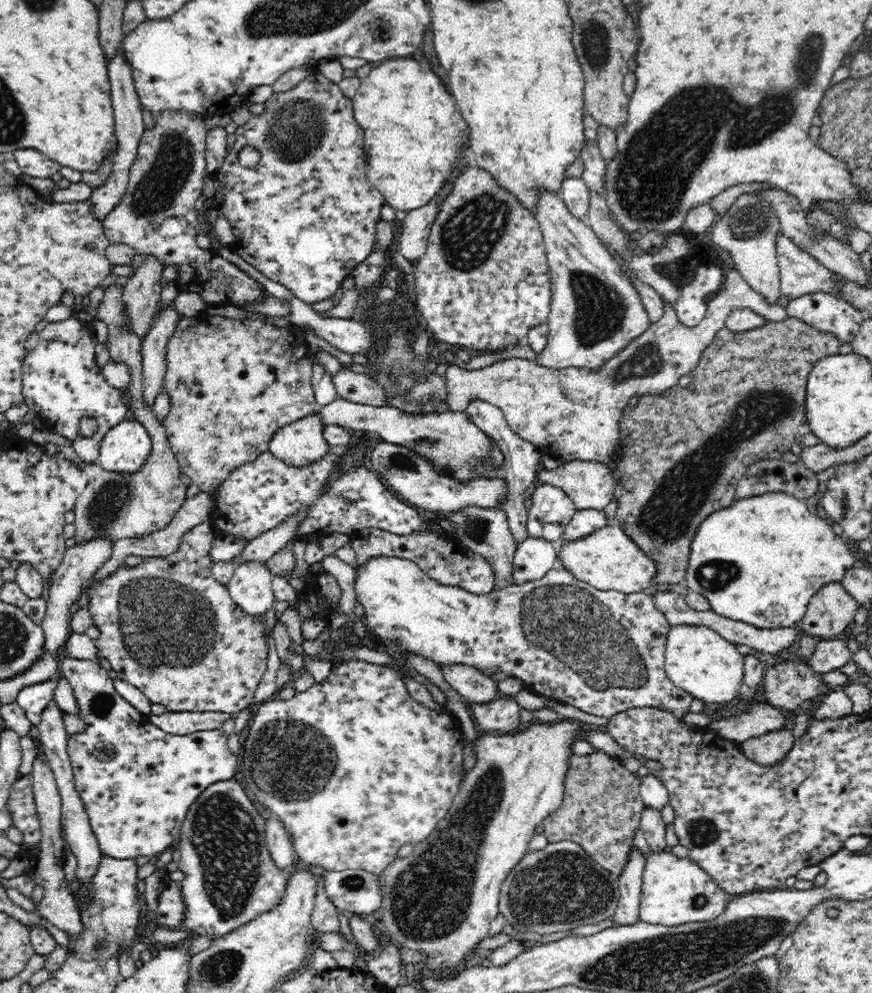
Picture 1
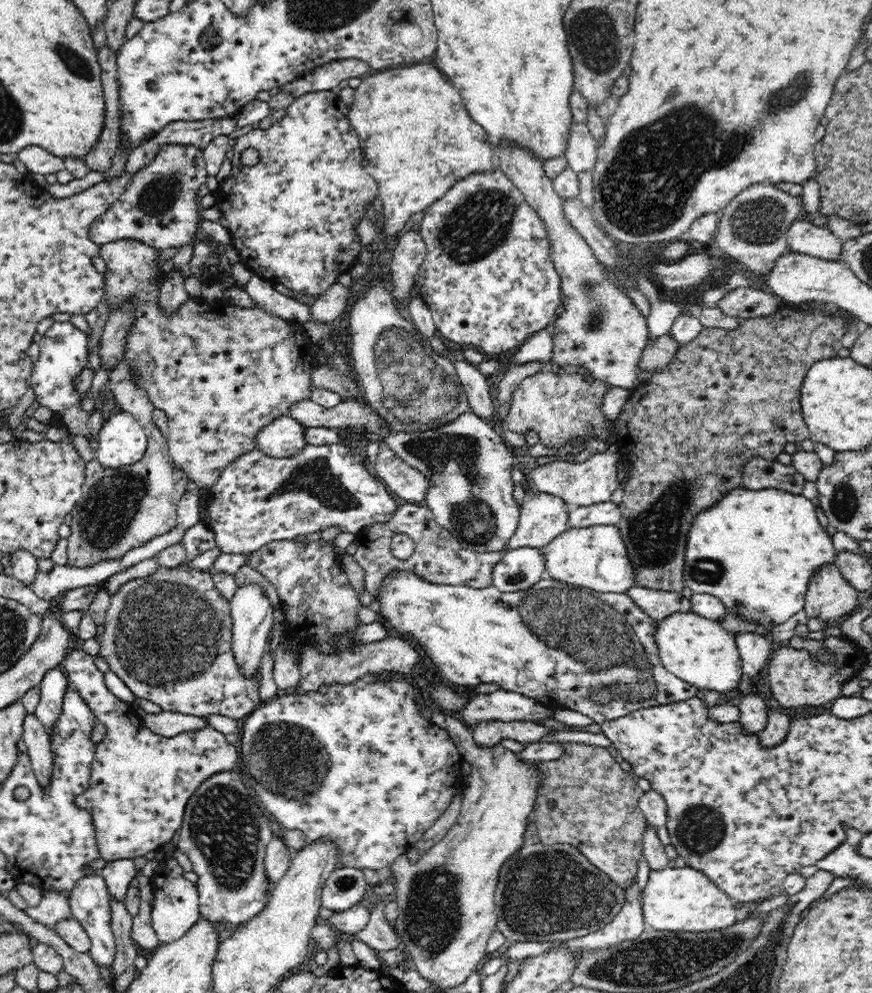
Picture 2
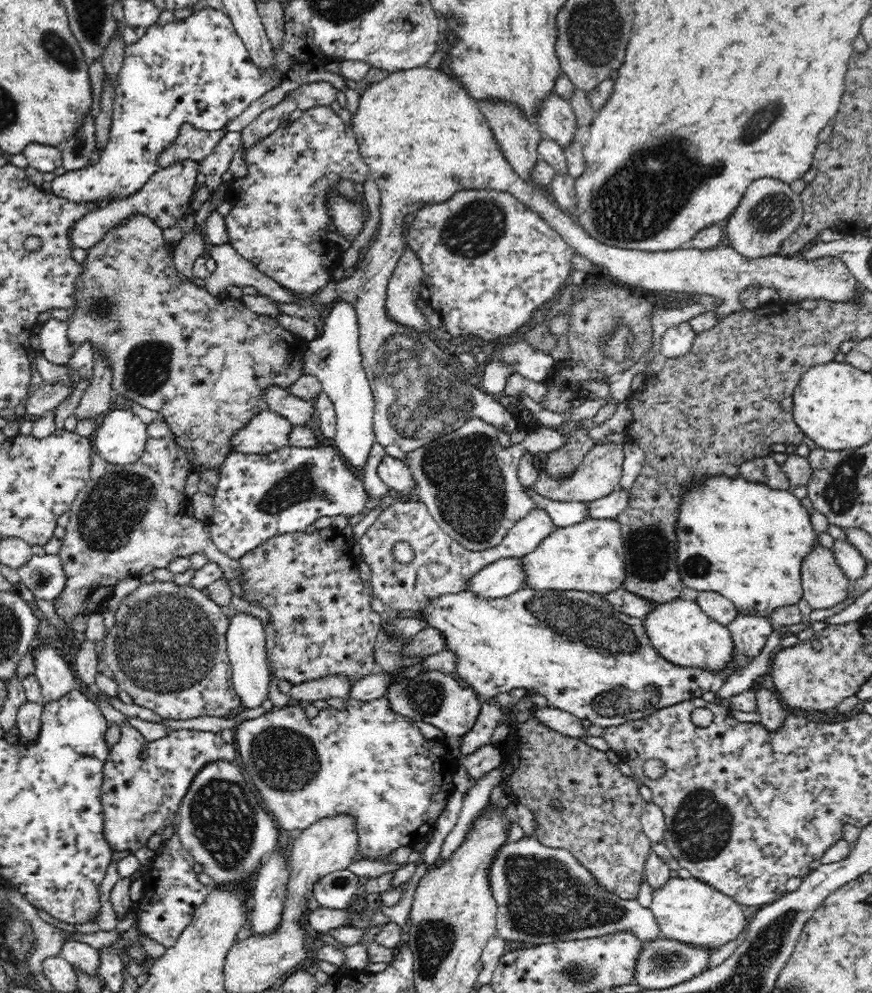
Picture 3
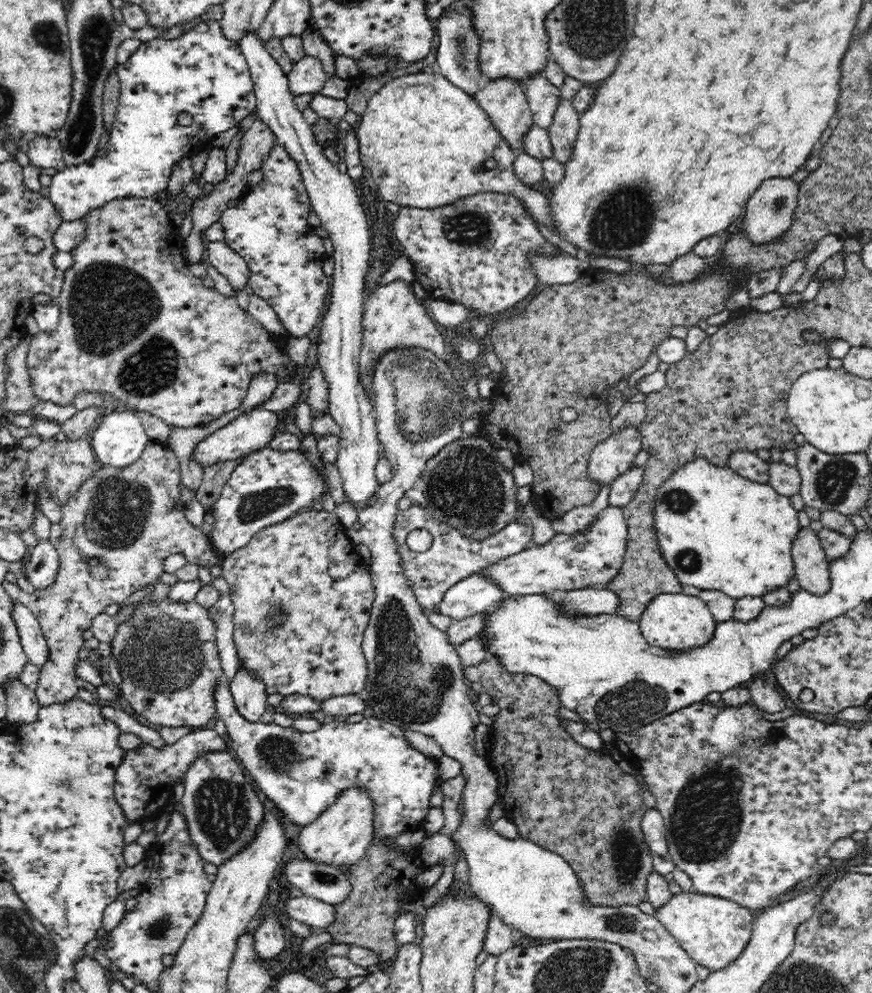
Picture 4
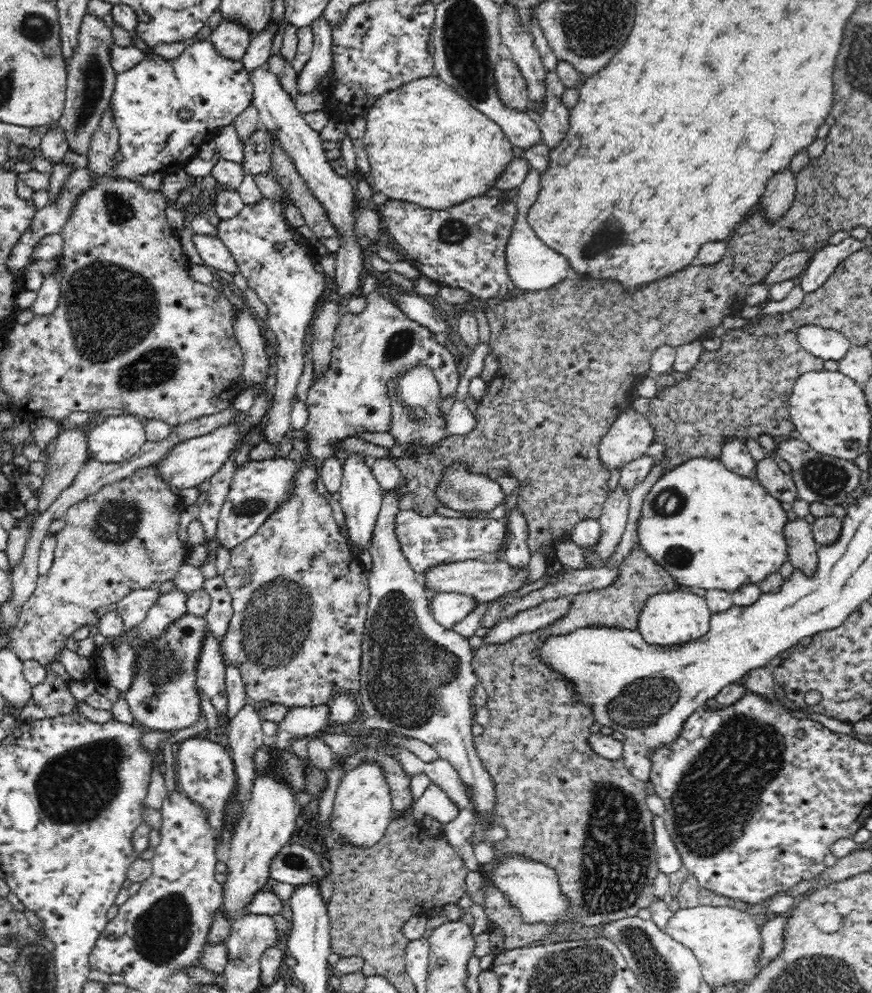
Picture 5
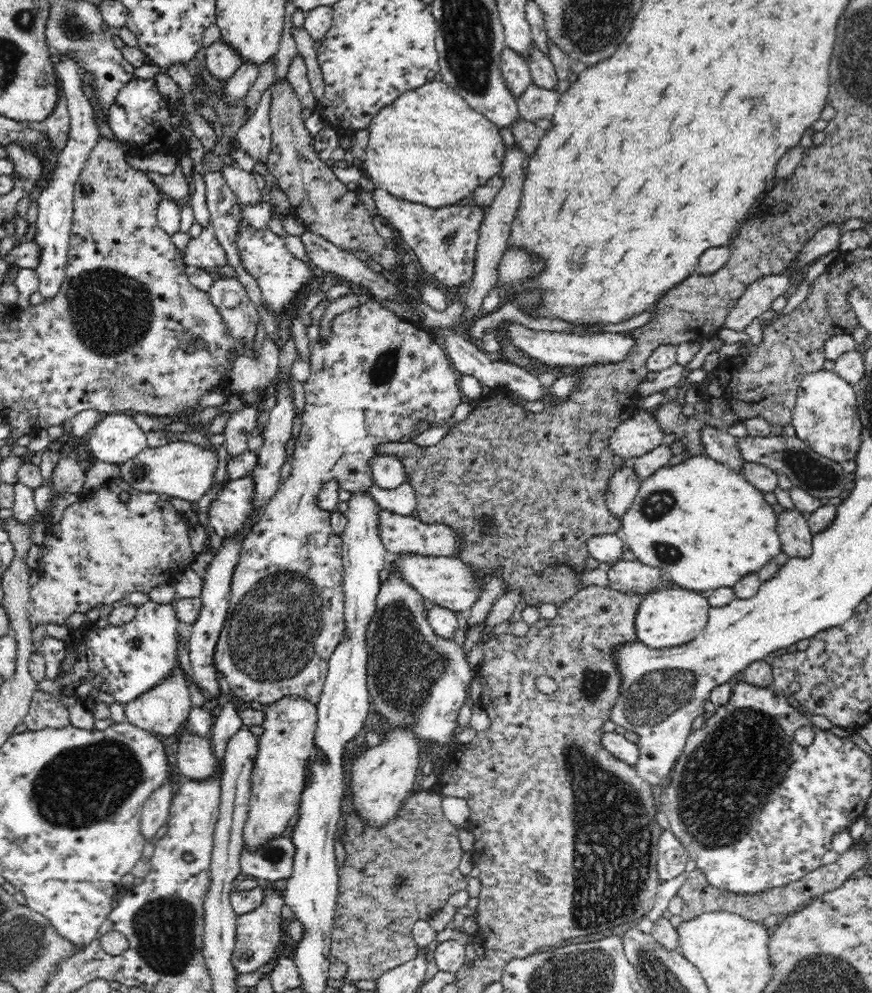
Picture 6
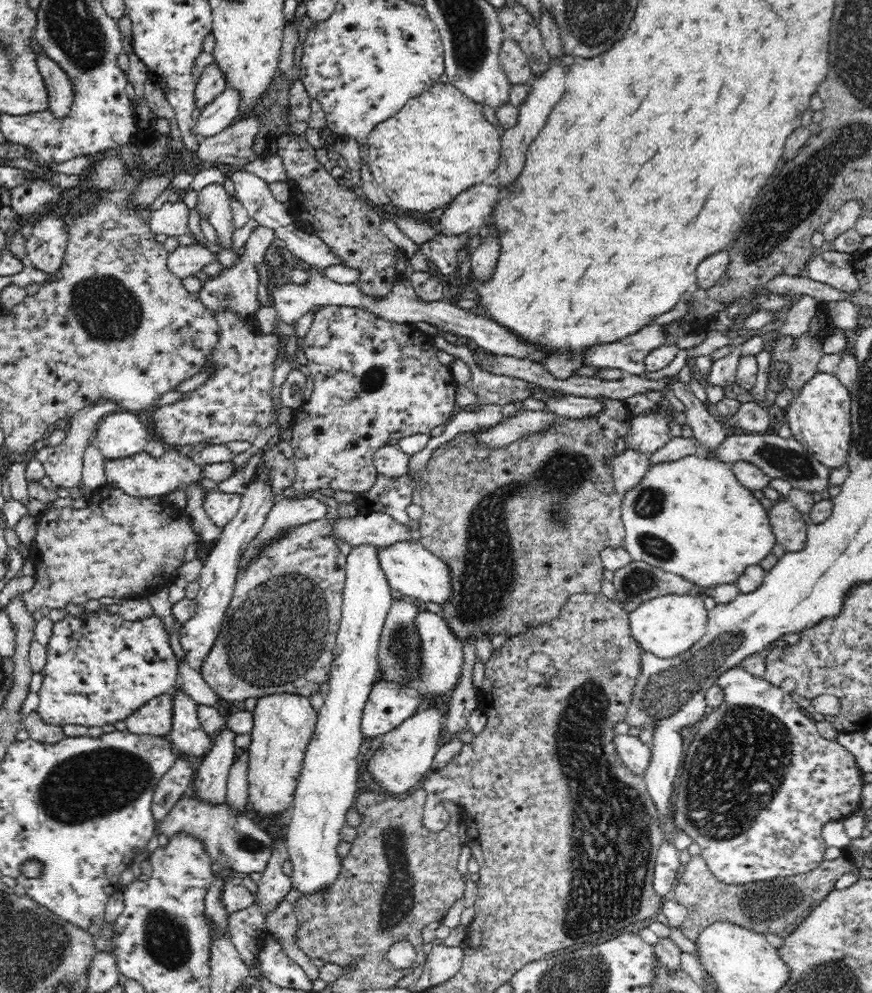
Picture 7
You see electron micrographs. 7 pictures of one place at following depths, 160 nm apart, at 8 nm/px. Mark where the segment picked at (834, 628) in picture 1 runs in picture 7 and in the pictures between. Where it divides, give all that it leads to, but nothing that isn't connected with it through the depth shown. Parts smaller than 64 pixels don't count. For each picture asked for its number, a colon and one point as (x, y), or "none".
2: (829, 595)
3: (824, 584)
4: (811, 565)
5: (802, 549)
6: (795, 535)
7: (788, 524)

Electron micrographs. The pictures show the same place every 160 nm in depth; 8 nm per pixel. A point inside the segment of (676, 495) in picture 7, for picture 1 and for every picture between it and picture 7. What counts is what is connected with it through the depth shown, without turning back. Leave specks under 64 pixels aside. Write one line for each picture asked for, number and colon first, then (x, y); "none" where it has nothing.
1: (759, 561)
2: (769, 542)
3: (745, 541)
4: (716, 530)
5: (710, 528)
6: (702, 524)

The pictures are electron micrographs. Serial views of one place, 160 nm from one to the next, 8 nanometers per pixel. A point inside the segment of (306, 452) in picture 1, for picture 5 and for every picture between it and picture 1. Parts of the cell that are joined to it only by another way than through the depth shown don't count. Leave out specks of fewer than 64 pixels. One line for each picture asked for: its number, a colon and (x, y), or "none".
2: (284, 437)
3: (267, 431)
4: (253, 430)
5: (190, 463)

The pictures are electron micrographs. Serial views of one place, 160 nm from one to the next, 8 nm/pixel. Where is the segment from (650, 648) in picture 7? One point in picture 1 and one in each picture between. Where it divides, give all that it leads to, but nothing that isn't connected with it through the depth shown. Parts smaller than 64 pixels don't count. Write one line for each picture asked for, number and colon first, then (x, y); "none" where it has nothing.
1: (697, 659)
2: (701, 651)
3: (679, 630)
4: (678, 621)
5: (669, 618)
6: (671, 617)

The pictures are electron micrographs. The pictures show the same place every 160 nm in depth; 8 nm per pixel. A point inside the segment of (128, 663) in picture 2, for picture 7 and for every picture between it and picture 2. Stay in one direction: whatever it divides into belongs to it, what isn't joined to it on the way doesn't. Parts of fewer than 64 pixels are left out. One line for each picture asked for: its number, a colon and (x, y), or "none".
3: (167, 650)
4: (169, 662)
5: (163, 697)
6: (162, 711)
7: (155, 718)

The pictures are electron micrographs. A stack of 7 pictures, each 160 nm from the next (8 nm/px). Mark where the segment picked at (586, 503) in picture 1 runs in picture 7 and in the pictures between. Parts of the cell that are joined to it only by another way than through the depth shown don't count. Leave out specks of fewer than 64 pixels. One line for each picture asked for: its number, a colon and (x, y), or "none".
2: (594, 480)
3: (600, 472)
4: (613, 457)
5: (630, 436)
6: (641, 433)
7: (648, 433)

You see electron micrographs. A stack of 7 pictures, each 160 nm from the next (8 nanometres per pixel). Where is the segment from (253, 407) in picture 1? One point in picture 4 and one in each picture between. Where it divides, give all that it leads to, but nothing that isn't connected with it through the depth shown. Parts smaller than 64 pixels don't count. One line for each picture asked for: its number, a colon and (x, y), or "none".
2: (220, 375)
3: (202, 362)
4: (135, 323)

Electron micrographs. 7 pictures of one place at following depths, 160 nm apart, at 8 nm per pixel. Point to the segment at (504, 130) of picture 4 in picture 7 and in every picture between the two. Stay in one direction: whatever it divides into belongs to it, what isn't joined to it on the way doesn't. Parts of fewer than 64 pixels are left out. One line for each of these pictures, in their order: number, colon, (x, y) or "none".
5: (512, 88)
6: (515, 70)
7: (513, 59)

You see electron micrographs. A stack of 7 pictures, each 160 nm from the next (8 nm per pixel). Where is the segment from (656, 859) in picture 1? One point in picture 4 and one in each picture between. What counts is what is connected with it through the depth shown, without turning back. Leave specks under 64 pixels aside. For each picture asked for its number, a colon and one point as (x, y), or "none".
2: (676, 899)
3: (690, 911)
4: (714, 932)

